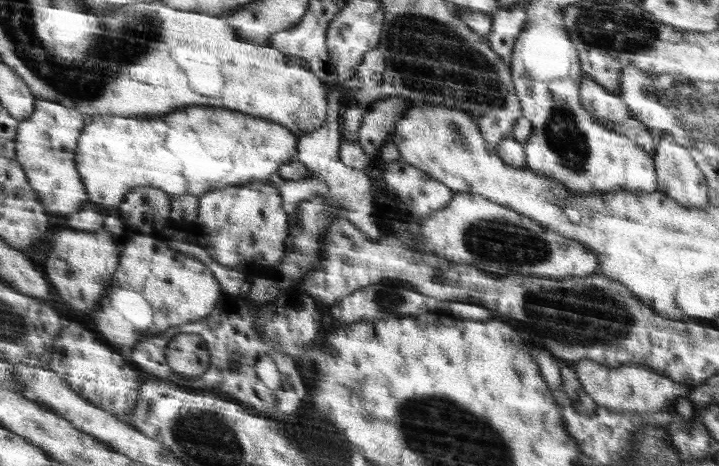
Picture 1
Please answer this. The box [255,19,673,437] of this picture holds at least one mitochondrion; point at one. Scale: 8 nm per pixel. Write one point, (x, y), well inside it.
(586, 316)

